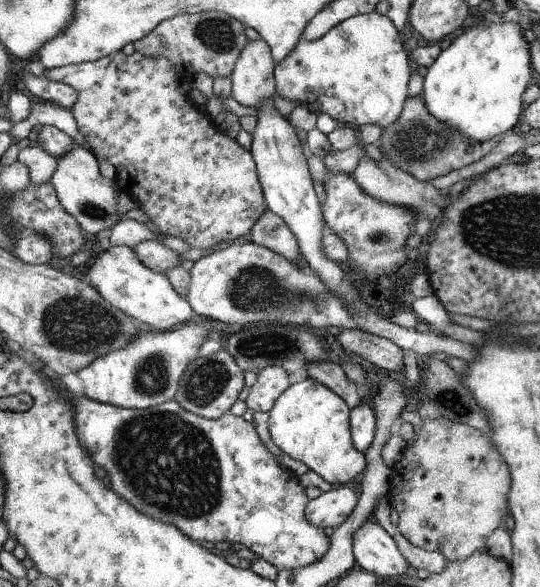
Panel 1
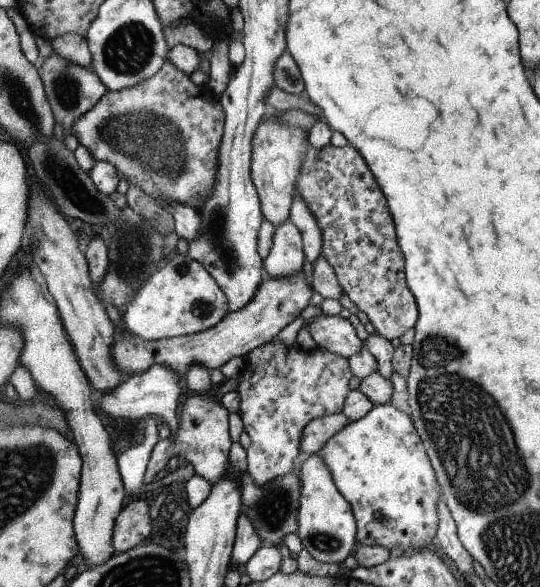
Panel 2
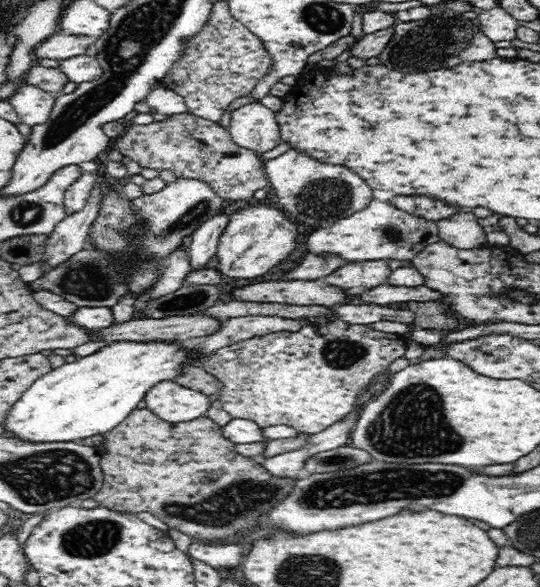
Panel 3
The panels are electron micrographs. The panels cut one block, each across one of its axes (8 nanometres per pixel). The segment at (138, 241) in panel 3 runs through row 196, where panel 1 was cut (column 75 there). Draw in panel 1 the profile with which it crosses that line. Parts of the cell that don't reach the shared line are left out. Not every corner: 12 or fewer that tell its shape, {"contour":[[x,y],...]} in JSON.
{"contour":[[72,140],[51,183],[88,236],[111,228],[118,184]]}

